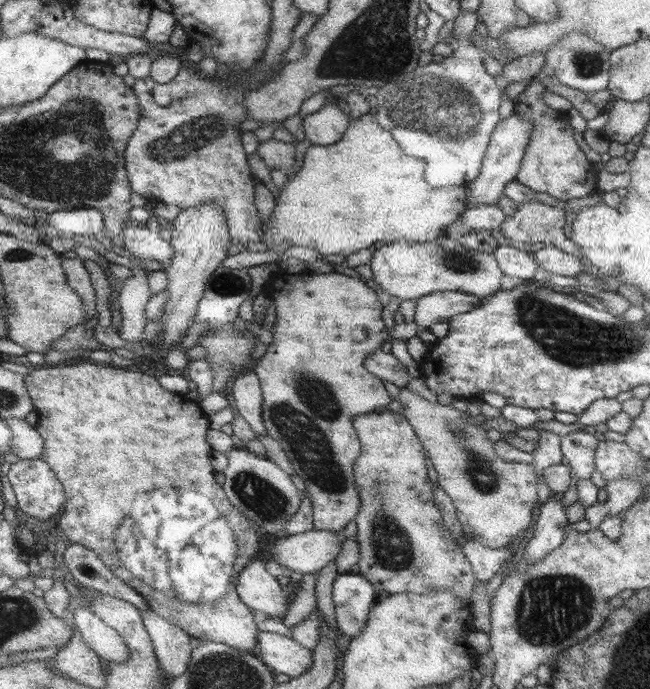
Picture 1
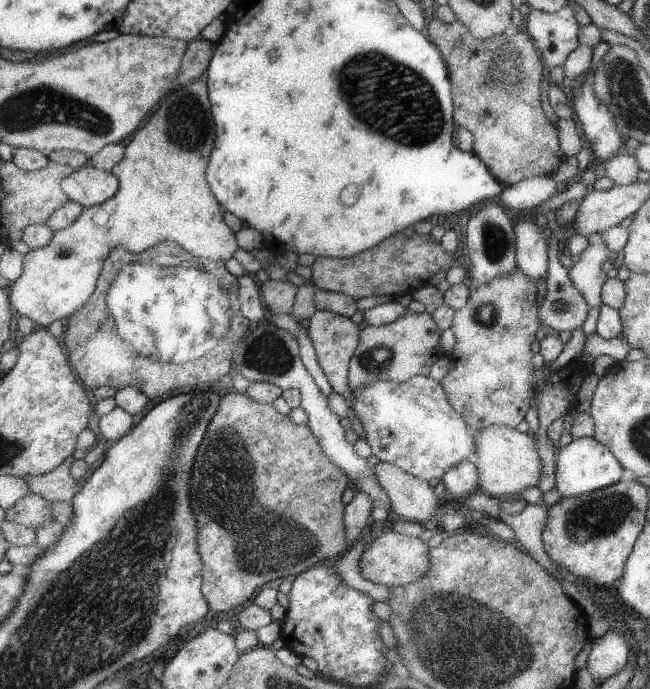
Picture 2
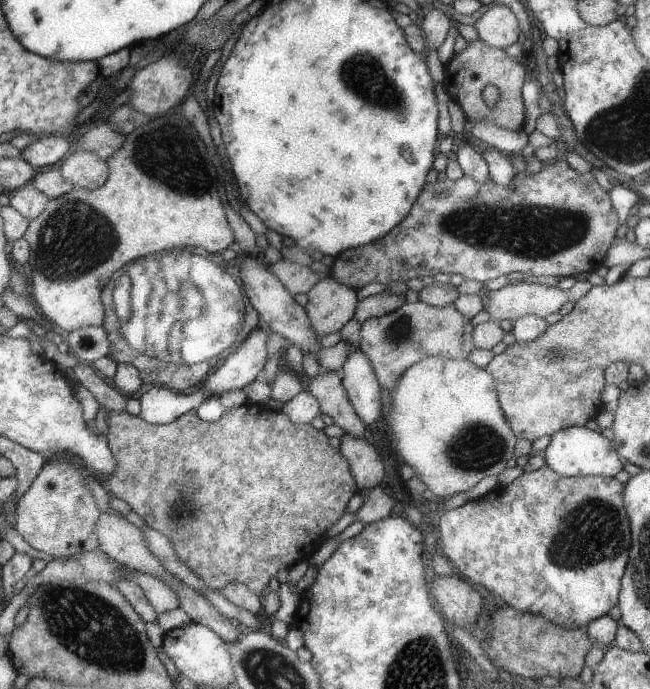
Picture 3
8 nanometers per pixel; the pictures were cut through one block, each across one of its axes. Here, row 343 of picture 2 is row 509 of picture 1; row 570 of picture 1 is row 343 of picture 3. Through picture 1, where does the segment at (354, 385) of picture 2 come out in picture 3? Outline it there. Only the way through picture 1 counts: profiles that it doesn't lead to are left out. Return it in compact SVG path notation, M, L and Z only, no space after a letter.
M420 300L415 303L406 302L388 314L366 319L361 324L360 345L358 349L370 359L381 388L390 390L389 395L393 396L393 390L397 387L398 380L414 363L434 355L447 359L464 360L468 355L472 354L475 349L473 327L471 320L468 320L455 307L455 303L445 307L433 307Z

